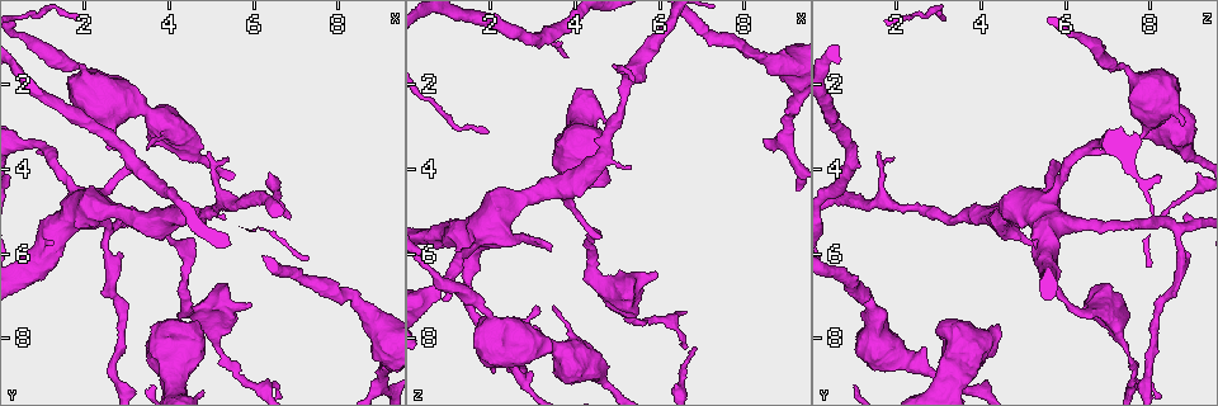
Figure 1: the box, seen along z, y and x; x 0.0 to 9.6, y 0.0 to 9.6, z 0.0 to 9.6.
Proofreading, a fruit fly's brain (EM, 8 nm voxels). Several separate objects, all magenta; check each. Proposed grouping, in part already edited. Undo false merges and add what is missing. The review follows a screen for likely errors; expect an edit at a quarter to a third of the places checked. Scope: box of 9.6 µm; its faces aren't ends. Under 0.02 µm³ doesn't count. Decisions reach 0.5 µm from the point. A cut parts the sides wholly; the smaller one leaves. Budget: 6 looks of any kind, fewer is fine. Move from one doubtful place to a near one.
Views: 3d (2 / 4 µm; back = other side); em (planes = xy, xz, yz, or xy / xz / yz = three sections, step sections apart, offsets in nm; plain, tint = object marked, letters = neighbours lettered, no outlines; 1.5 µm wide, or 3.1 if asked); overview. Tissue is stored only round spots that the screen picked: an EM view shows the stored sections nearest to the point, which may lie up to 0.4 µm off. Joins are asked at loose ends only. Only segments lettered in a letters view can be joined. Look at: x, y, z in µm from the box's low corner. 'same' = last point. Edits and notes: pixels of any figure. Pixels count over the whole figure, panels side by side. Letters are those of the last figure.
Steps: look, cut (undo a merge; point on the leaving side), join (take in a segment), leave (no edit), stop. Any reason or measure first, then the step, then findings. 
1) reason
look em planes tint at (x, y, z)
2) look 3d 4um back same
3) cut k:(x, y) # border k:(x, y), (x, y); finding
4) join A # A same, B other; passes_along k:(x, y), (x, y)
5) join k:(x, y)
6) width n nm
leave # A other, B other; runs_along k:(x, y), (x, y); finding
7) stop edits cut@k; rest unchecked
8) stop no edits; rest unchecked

thick turns thin
look 3d 2um at (5.25, 8.50, 7.55)

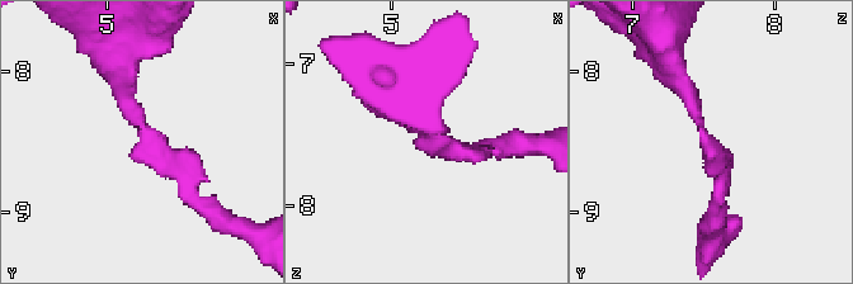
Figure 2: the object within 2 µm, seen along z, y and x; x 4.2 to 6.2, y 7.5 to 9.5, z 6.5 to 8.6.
arm_widths 170, 320 nm
look em planes letters at (5.26, 8.46, 7.50)

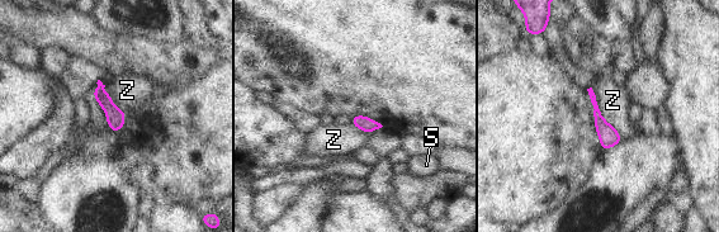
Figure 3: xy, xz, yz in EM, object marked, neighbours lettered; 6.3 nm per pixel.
leave # S other, Z other; border 3:(591, 86), (600, 114), (623, 140); one neuron here

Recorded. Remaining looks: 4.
an open end
look 3d 2um at (3.45, 3.95, 5.90)

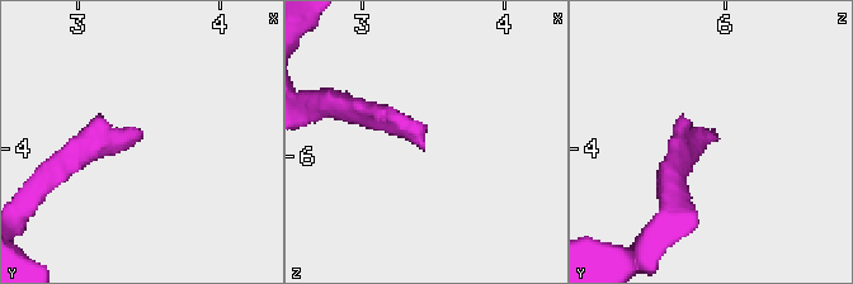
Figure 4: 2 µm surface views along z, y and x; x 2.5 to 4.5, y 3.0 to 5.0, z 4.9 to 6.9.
look em xy step 8 letters at (3.44, 3.96, 5.94)

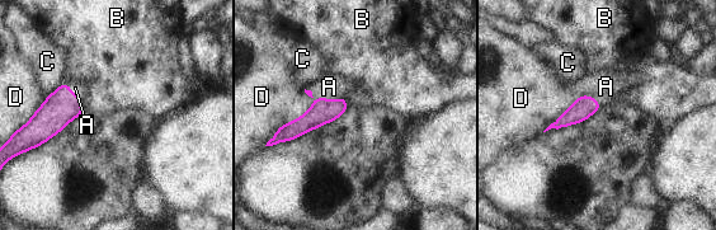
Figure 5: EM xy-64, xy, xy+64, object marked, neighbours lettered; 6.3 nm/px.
join A # A same, B other, C other, D other; passes_along 5:(324, 111), (324, 98), (329, 87); the neuron continues

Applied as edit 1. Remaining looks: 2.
stop edits join@5; rest unchecked

